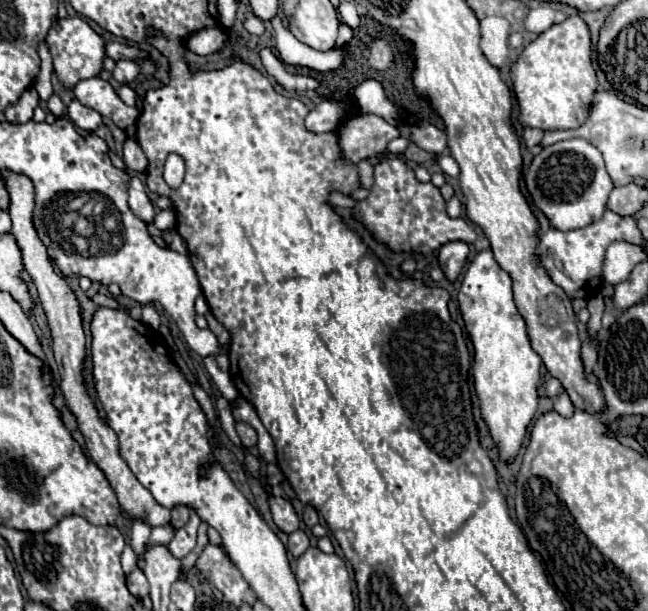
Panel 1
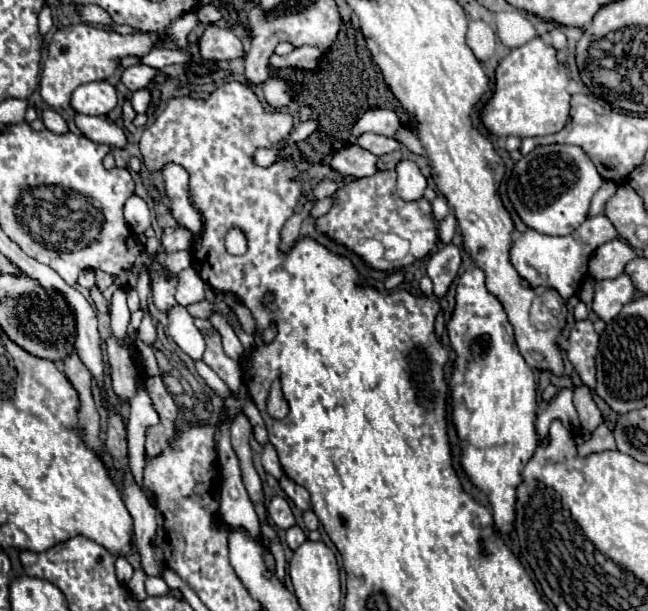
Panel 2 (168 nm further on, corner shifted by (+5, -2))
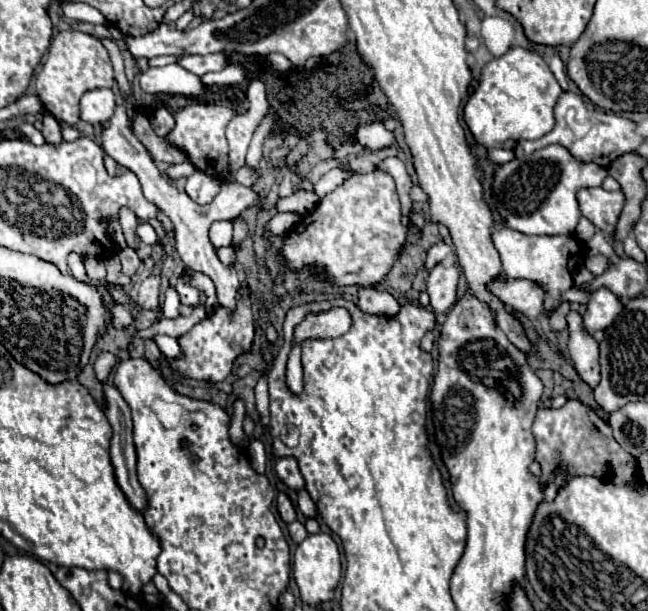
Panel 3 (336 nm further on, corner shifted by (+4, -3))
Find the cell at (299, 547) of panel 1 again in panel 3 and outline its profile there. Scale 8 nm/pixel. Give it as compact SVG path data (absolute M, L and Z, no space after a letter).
M294 520L292 524L288 524L288 532L290 532L290 538L292 538L296 544L300 544L300 542L308 536L308 532L306 532L304 524L300 524L298 520Z

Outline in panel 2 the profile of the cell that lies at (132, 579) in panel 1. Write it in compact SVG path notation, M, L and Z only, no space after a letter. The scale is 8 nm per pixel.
M147 577L145 579L145 589L147 589L147 595L165 595L165 593L175 593L175 595L181 595L177 589L169 589L167 583L161 579L161 577Z

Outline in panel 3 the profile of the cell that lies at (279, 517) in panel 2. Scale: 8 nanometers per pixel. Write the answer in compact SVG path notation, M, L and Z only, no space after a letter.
M278 494L278 514L286 524L296 520L296 510L292 506L292 500L286 494Z

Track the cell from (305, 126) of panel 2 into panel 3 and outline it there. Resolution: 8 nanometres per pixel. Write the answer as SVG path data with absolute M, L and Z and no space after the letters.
M246 166L240 168L238 174L236 174L236 180L242 182L244 186L252 186L256 182L256 178L258 178L258 170L248 170Z

